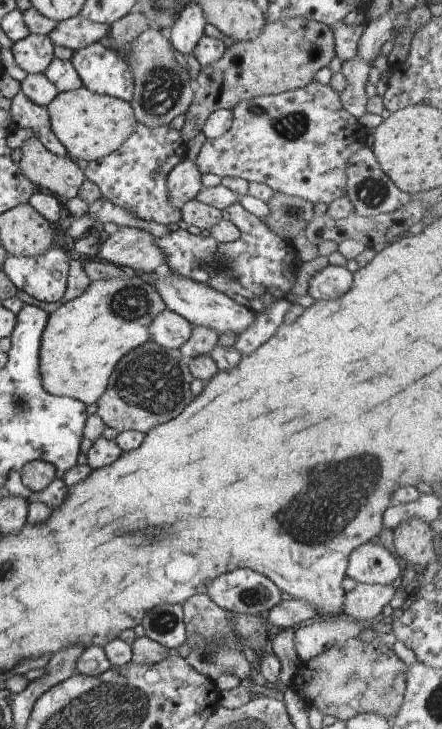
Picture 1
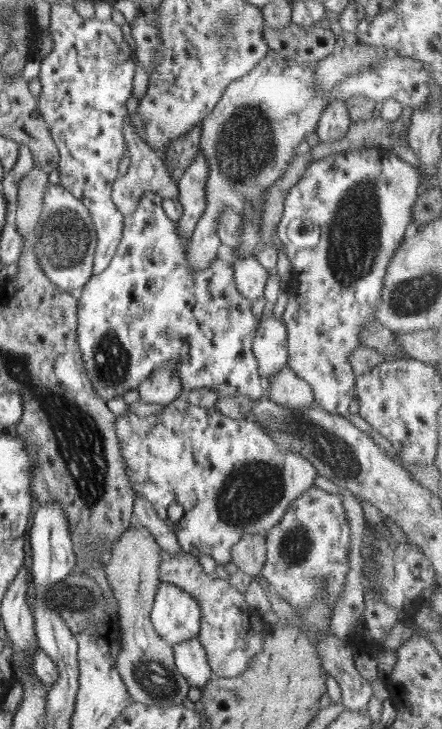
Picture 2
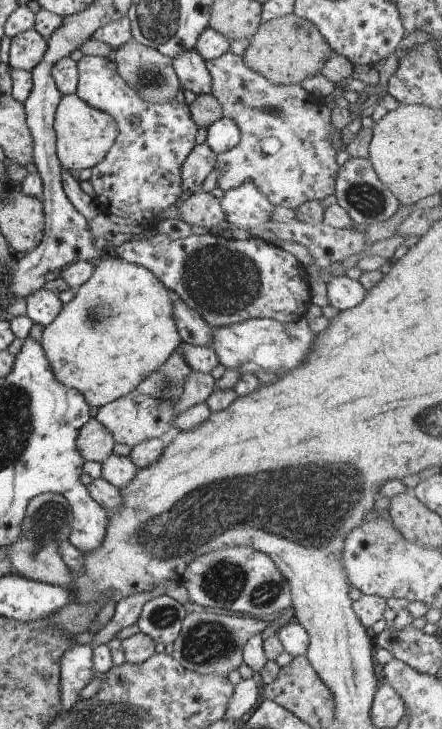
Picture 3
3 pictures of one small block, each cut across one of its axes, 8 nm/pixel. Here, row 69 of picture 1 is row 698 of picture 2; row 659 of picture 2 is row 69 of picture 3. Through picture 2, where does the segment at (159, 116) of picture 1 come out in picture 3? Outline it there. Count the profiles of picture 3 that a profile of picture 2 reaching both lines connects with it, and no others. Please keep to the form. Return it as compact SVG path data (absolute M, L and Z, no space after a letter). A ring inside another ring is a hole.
M133 38L128 44L123 44L115 49L113 59L122 80L127 82L134 92L138 92L138 96L146 102L164 104L168 100L174 100L176 94L183 90L173 67L173 59L164 56L155 47L144 43L140 44Z

